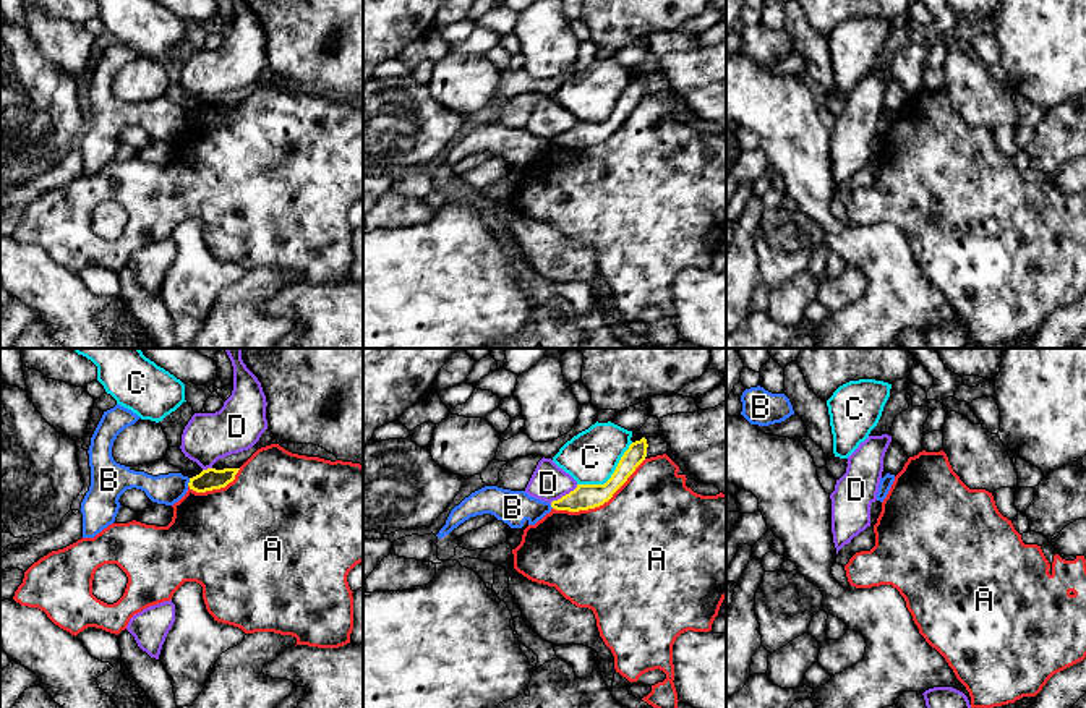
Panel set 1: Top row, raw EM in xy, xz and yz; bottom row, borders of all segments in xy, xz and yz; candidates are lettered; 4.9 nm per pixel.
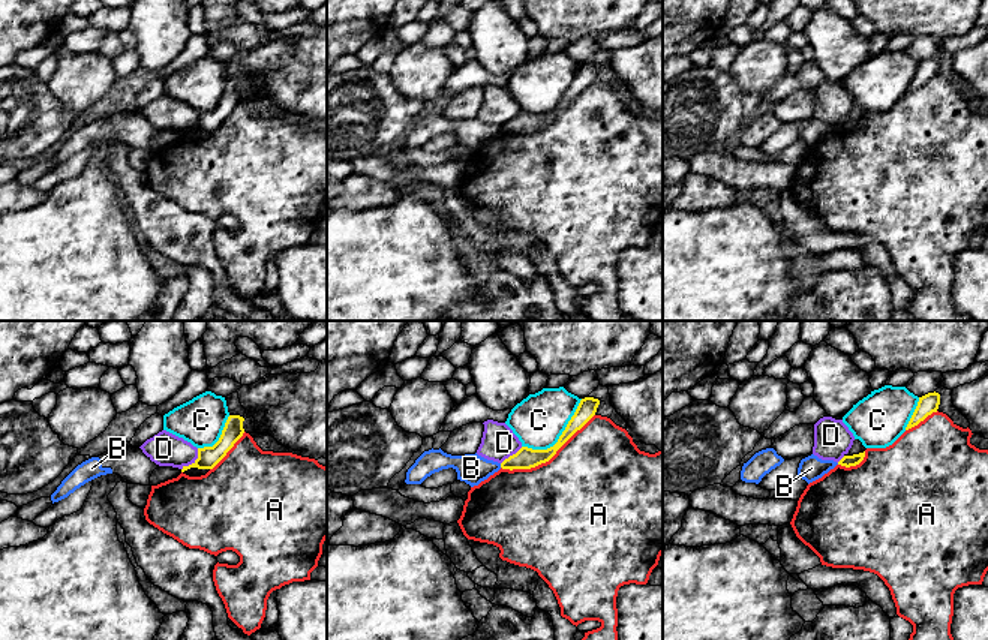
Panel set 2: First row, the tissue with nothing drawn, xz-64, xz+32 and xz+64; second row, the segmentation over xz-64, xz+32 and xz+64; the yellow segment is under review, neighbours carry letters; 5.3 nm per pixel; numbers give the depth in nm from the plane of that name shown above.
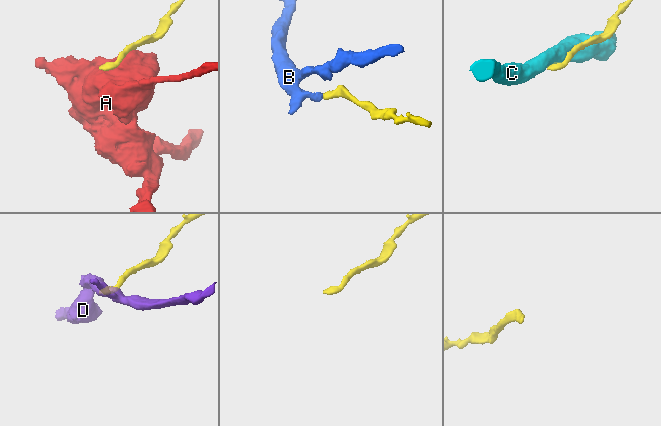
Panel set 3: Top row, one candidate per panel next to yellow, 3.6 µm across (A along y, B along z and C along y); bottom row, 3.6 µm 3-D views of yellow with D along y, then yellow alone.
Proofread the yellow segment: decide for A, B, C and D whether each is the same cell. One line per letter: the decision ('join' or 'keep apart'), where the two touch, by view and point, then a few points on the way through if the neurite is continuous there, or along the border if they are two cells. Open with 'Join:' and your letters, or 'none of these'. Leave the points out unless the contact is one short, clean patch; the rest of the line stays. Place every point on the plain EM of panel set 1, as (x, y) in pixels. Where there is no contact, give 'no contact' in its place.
Join: none of these
A: keep apart; contact xz (600, 141)
B: keep apart; contact xy (190, 119); border xy (190, 115), (187, 122)
C: keep apart; contact xz (611, 114)
D: keep apart; contact xz (563, 133); border xz (577, 122), (550, 140)

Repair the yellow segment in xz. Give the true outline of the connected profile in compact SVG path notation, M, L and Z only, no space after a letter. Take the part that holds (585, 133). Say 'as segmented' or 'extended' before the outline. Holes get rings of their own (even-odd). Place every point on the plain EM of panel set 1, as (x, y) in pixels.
as segmented | M645 75L632 79L605 122L577 122L574 128L553 138L551 144L556 147L579 149L603 143L645 97L647 84Z

